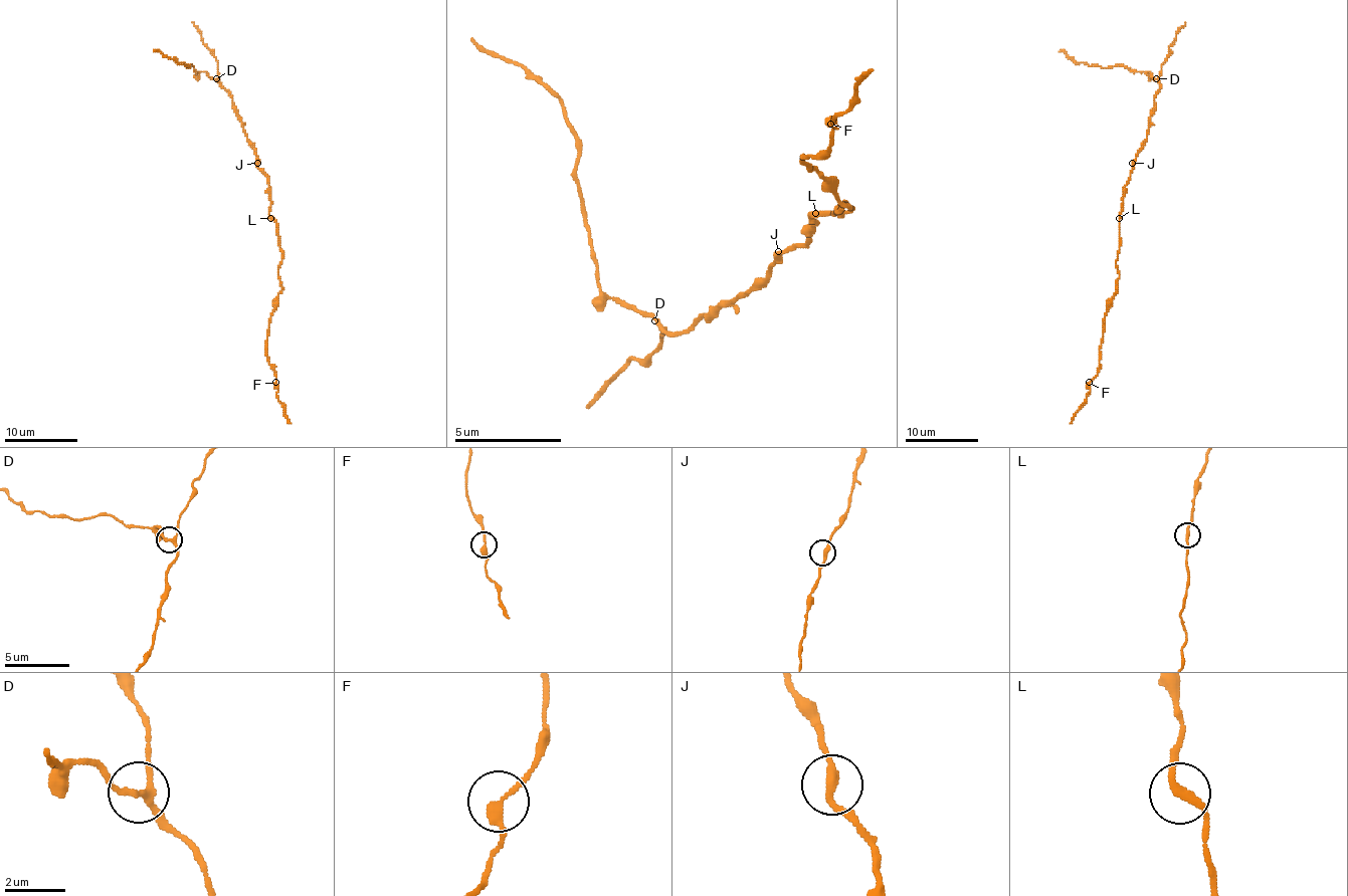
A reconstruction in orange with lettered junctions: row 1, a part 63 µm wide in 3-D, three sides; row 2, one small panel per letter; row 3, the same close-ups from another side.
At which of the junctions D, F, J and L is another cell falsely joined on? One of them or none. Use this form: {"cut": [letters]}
{"cut": []}

